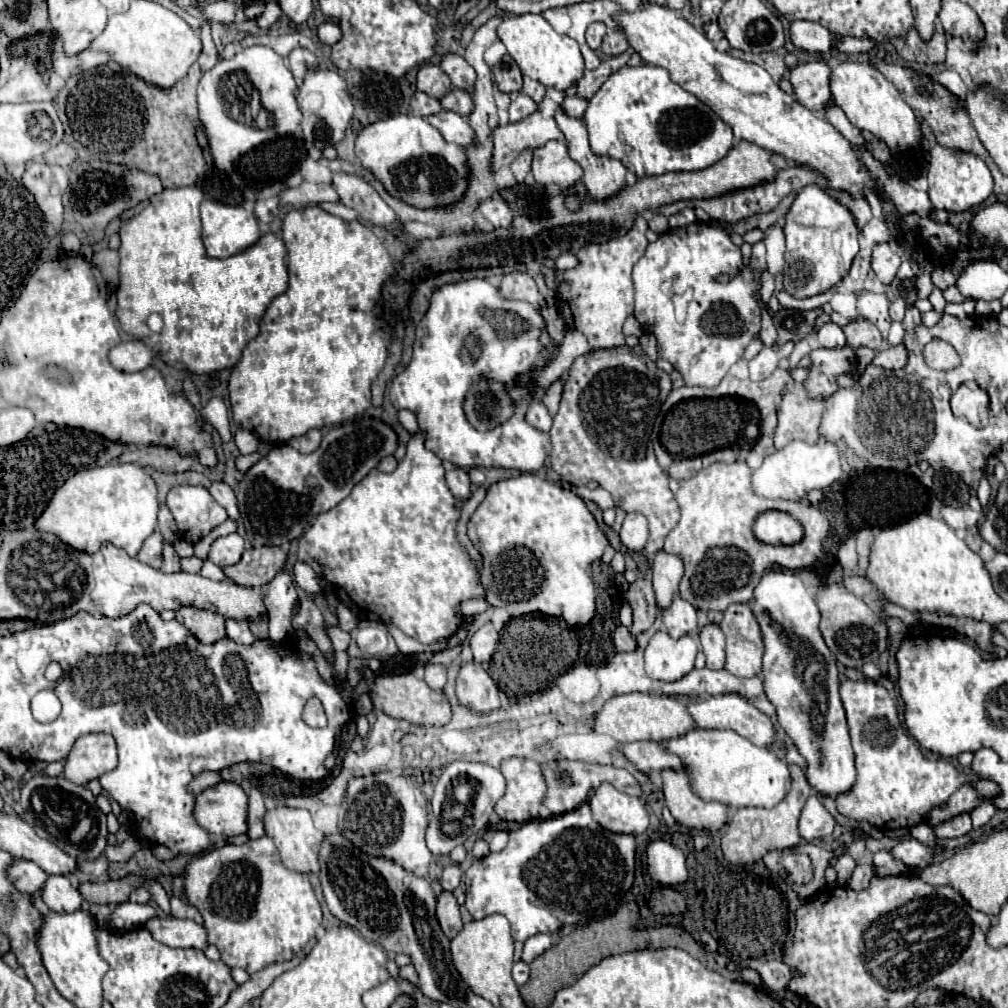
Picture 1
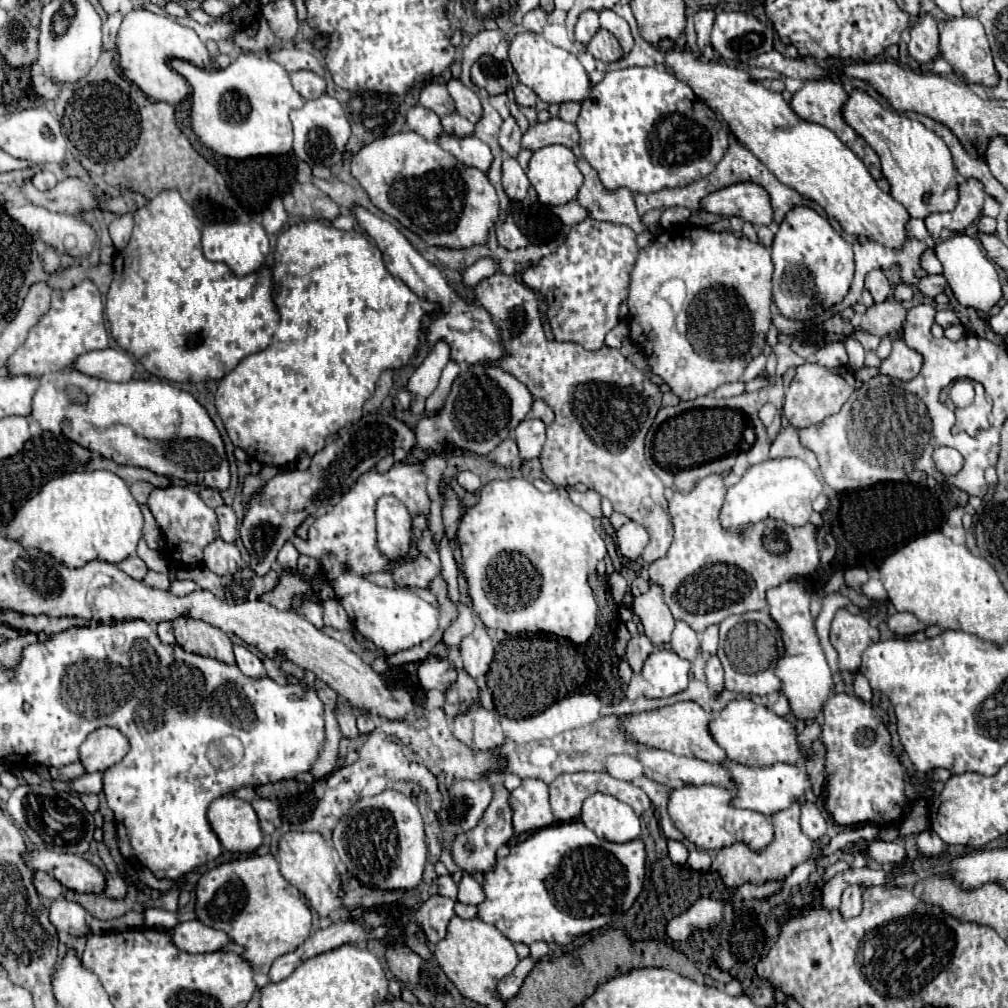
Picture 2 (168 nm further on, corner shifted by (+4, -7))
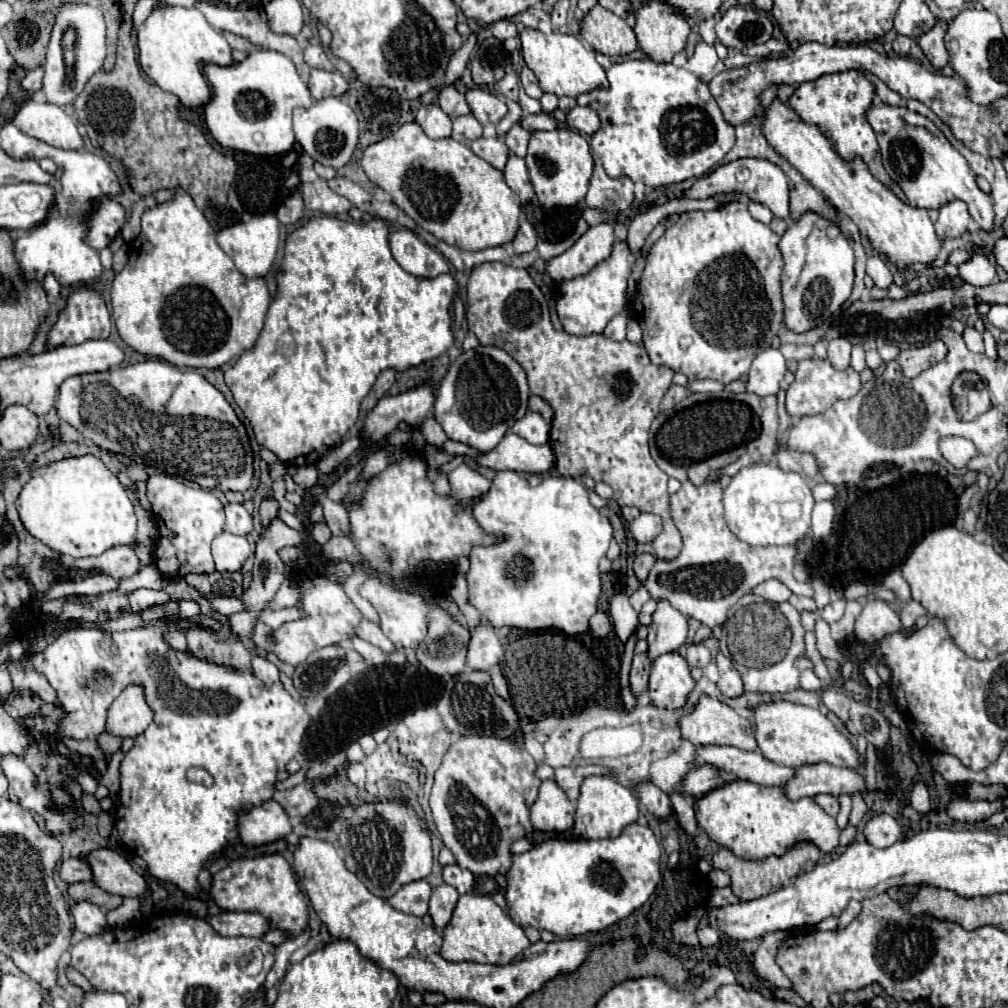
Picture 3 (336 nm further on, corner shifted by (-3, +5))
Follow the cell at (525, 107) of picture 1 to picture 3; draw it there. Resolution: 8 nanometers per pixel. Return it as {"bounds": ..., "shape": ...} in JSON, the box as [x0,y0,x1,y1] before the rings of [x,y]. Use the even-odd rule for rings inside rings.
{"bounds":[504,123,530,157],"shape":[[[514,123],[512,129],[506,133],[506,139],[504,143],[508,145],[510,151],[514,151],[518,157],[524,157],[526,155],[526,147],[528,147],[528,141],[530,141],[530,131],[522,127],[522,123]]]}

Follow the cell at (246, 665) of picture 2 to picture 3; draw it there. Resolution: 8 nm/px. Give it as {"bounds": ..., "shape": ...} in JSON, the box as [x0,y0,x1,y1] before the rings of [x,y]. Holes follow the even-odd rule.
{"bounds":[252,655,278,685],"shape":[[[260,655],[252,657],[252,673],[256,677],[260,677],[260,681],[264,681],[264,685],[272,685],[278,681],[278,667]]]}

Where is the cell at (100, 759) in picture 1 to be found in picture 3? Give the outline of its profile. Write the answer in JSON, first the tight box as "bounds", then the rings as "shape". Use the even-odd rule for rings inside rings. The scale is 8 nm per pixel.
{"bounds":[106,685,152,737],"shape":[[[138,685],[126,687],[106,715],[106,731],[116,737],[138,737],[152,723],[152,711]]]}

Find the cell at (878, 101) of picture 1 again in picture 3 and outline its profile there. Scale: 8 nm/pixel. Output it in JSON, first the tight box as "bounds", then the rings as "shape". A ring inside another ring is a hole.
{"bounds":[866,105,994,233],"shape":[[[874,105],[866,111],[866,119],[878,137],[882,161],[888,175],[900,185],[900,189],[904,191],[906,199],[912,201],[912,205],[920,205],[924,209],[940,209],[948,201],[960,199],[968,203],[974,223],[986,233],[992,233],[994,227],[992,197],[978,189],[976,175],[968,167],[964,155],[952,147],[952,143],[928,117],[914,113],[906,107]]]}

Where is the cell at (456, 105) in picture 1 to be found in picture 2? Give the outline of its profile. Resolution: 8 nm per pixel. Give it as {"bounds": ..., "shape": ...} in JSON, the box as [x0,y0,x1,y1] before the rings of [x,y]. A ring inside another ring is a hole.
{"bounds":[441,113,475,137],"shape":[[[451,113],[451,115],[445,115],[441,117],[441,123],[443,123],[443,129],[447,133],[453,133],[453,137],[467,137],[467,135],[473,135],[473,129],[475,125],[469,123],[465,117],[461,117],[459,113]]]}

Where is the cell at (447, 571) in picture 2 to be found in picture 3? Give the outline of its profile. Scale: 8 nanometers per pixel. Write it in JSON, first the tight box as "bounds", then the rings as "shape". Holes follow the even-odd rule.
{"bounds":[468,623,504,671],"shape":[[[480,623],[470,631],[468,643],[468,667],[486,671],[492,665],[498,665],[504,655],[502,643],[490,623]]]}

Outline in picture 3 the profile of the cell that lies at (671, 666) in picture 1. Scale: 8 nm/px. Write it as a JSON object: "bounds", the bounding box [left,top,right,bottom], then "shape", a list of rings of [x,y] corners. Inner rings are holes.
{"bounds":[650,653,694,709],"shape":[[[664,653],[652,661],[650,671],[650,701],[660,707],[678,709],[686,703],[688,693],[694,689],[688,661],[678,653]]]}

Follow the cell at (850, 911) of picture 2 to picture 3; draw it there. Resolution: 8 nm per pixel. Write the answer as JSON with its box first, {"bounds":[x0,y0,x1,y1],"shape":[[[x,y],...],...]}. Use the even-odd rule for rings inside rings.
{"bounds":[838,899,862,929],"shape":[[[852,899],[852,901],[848,903],[848,907],[842,911],[842,915],[840,915],[840,925],[838,925],[838,927],[840,927],[840,929],[846,927],[860,911],[862,911],[862,903],[856,901],[856,899]]]}

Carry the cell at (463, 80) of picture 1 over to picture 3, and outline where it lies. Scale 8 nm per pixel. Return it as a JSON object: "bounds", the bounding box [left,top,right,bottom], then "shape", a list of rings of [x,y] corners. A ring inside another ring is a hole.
{"bounds":[466,87,506,123],"shape":[[[474,87],[474,89],[468,89],[466,91],[466,101],[470,105],[470,111],[472,115],[482,123],[496,123],[500,121],[500,117],[506,115],[506,105],[496,97],[492,95],[490,91],[486,89],[480,89],[480,87]]]}

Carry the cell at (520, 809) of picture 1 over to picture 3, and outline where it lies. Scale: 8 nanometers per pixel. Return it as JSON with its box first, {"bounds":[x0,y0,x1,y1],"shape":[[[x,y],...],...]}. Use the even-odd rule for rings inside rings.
{"bounds":[530,779,574,833],"shape":[[[546,779],[540,785],[538,799],[530,807],[530,821],[540,831],[564,833],[572,827],[574,805],[554,779]]]}

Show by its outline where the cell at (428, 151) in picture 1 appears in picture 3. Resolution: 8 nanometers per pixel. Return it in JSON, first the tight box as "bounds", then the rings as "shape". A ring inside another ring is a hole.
{"bounds":[362,121,520,249],"shape":[[[416,121],[404,123],[396,133],[366,147],[362,169],[368,179],[382,187],[408,217],[448,245],[456,245],[460,249],[486,249],[504,245],[516,235],[520,207],[514,203],[514,193],[504,181],[504,173],[476,157],[470,147],[454,141],[452,137],[430,139]]]}

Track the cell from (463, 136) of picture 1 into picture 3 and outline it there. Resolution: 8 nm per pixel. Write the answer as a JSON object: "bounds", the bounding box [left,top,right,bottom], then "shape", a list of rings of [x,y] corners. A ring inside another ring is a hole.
{"bounds":[470,137,508,169],"shape":[[[480,137],[474,139],[470,143],[470,149],[482,157],[484,161],[488,161],[492,167],[496,169],[504,169],[506,161],[508,161],[508,147],[498,139],[498,137]]]}

